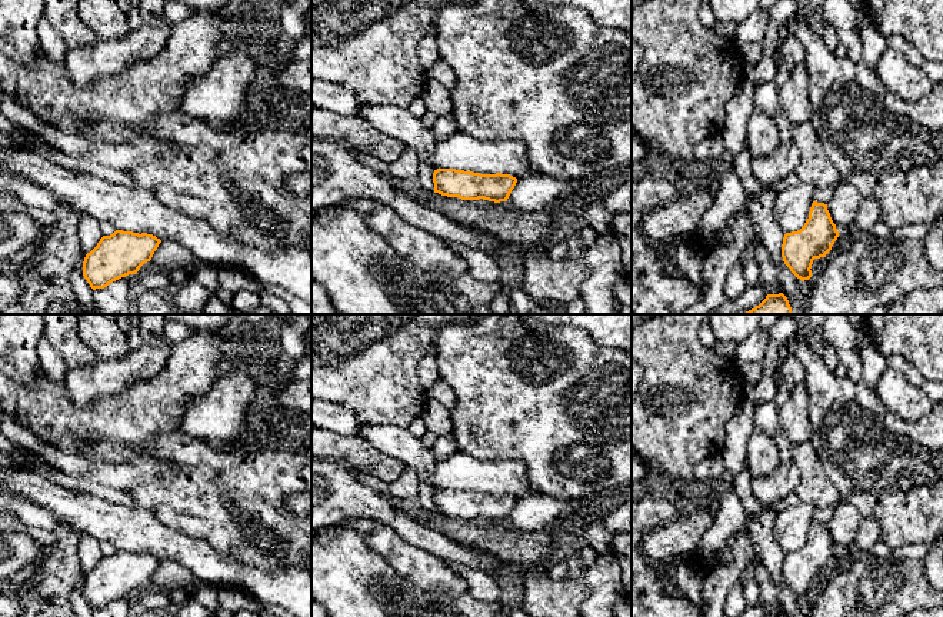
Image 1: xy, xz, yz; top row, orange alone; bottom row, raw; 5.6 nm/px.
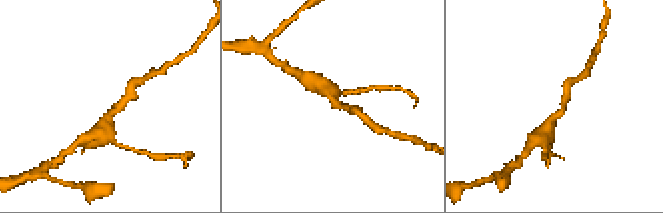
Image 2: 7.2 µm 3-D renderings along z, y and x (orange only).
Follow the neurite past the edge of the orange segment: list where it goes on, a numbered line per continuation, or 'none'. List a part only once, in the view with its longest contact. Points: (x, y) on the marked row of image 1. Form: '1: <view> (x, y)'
none

